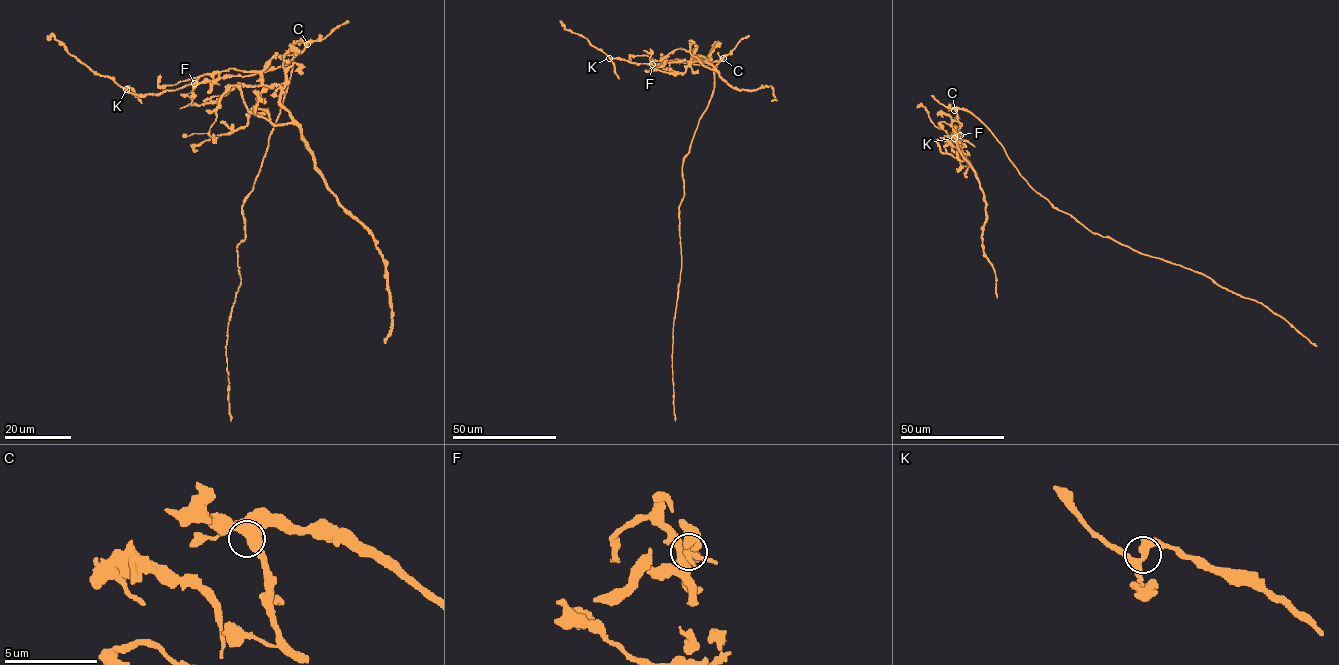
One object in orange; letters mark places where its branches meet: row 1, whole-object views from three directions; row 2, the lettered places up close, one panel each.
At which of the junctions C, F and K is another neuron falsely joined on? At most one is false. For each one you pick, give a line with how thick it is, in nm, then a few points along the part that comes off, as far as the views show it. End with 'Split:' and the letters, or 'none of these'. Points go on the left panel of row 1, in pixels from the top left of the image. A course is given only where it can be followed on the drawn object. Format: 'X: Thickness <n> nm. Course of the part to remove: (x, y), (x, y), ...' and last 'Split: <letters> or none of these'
F: Thickness 500 nm. Course of the part to remove: (194, 84), (280, 67), (305, 44), (294, 45), (279, 117), (242, 205), (240, 284), (226, 343), (231, 421)
Split: F

